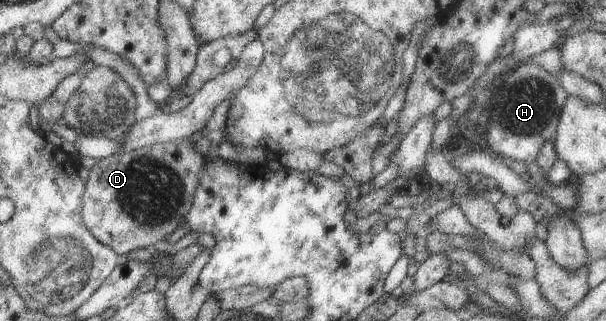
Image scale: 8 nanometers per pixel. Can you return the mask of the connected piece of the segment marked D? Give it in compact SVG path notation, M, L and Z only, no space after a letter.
M189 138L146 145L133 151L101 158L89 170L90 175L85 182L80 209L85 227L95 239L116 251L116 254L120 256L165 241L167 235L173 233L185 221L184 215L192 207L194 191L200 183L200 169L204 167L205 158L194 150L194 144Z

